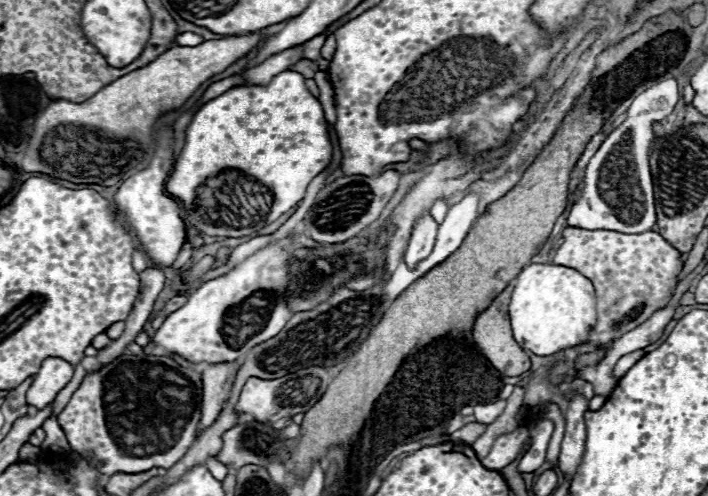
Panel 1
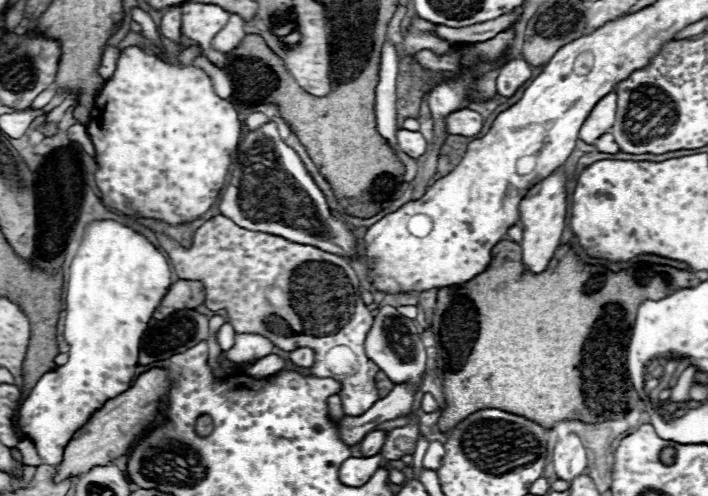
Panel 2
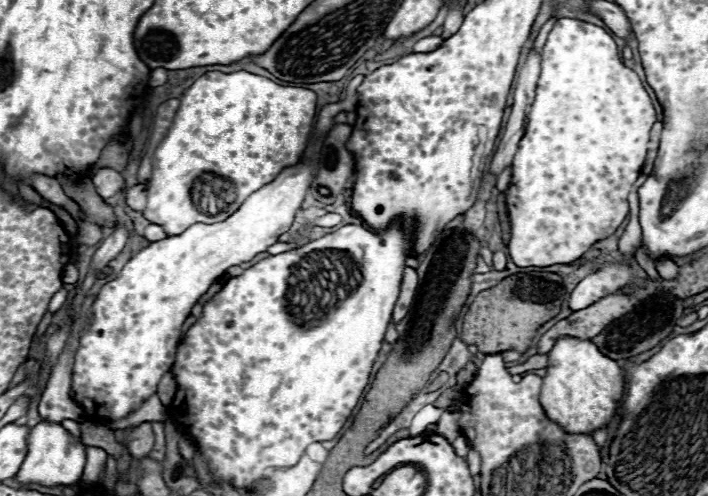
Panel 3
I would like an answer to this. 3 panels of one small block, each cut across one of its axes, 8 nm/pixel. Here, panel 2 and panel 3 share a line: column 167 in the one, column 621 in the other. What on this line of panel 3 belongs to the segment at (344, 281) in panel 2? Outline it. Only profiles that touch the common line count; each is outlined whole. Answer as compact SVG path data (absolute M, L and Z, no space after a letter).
M641 174L636 182L636 186L632 188L628 196L629 203L629 222L624 230L624 234L620 236L620 252L628 258L634 258L638 246L640 246L640 224L639 224L639 198L636 190L640 188L640 184L645 181L646 174Z

